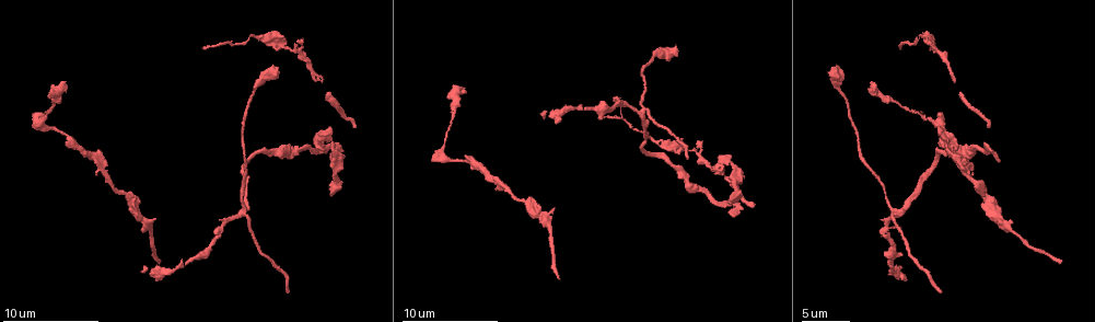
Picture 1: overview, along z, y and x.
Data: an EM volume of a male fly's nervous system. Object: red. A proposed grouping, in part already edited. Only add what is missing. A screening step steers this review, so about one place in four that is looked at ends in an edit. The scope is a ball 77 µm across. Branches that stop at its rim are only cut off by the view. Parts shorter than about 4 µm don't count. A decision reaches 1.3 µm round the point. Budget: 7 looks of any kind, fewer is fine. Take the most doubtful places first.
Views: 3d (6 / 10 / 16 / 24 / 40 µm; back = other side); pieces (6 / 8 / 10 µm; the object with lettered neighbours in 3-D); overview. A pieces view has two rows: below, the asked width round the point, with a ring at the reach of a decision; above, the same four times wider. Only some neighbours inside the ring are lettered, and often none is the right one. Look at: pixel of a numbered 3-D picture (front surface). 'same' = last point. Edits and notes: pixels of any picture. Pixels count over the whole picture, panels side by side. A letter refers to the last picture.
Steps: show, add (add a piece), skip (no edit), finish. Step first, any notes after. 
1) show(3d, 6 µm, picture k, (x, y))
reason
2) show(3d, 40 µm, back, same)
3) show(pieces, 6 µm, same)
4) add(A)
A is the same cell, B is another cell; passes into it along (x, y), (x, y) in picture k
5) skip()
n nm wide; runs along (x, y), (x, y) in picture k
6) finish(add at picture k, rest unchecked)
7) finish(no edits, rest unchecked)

show(3d, 10 µm, picture 1, (901, 48))

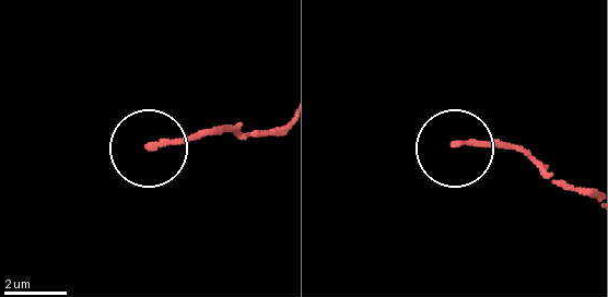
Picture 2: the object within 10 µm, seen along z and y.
show(pieces, 10 µm, picture 2, (149, 145))
see the neighbours

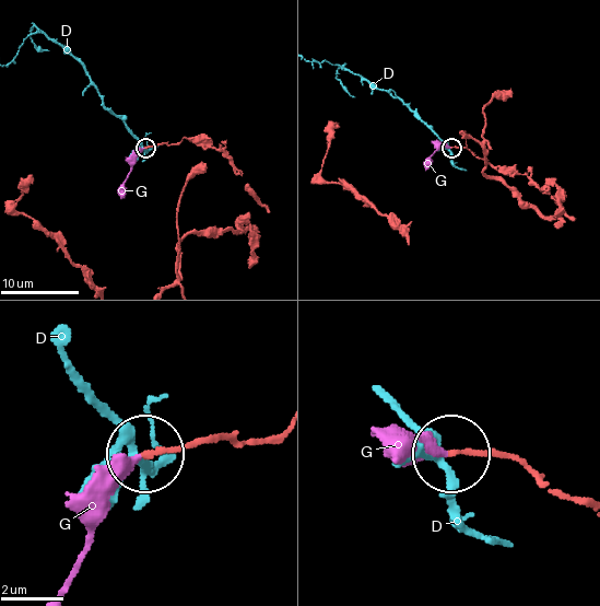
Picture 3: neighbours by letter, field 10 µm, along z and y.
add(G)
150 nm wide; G is the same cell, D is another cell; passes into it along (222, 441), (141, 454), (70, 582) in picture 3; it goes on there

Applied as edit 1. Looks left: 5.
show(pieces, 10 µm, picture 1, (146, 267))
free end

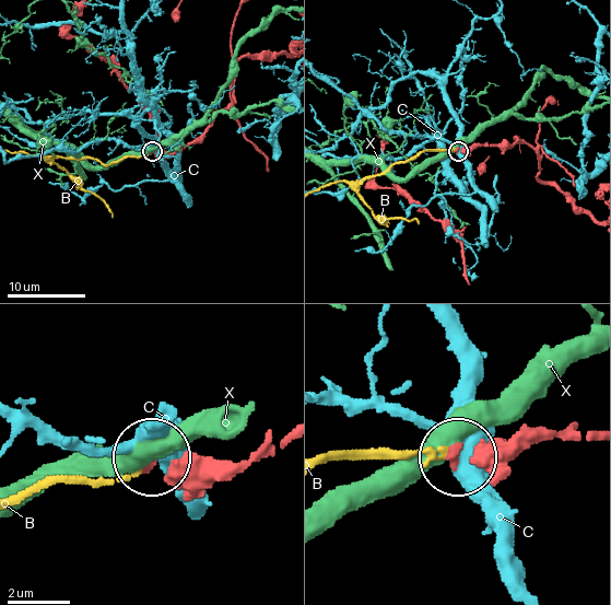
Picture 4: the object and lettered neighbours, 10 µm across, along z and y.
add(B)
B is the same cell, C and X are other cells; passes into it along (222, 462), (53, 478), (21, 491) in picture 4; it goes on there

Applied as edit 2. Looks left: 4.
show(overview)

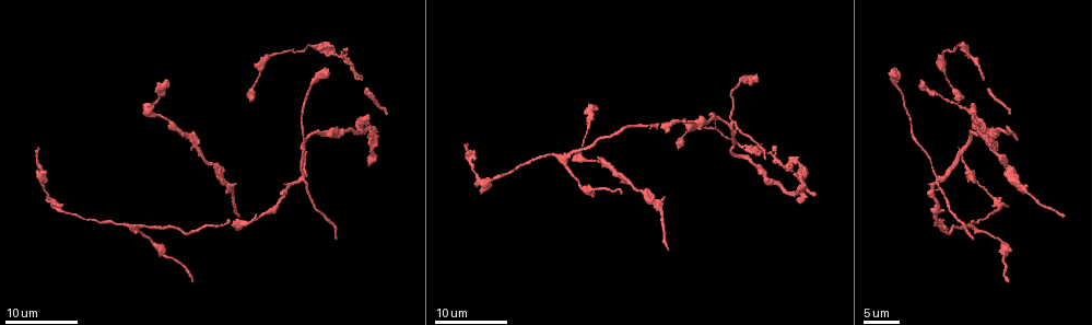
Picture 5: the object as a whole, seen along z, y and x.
show(3d, 16 µm, picture 5, (39, 150))

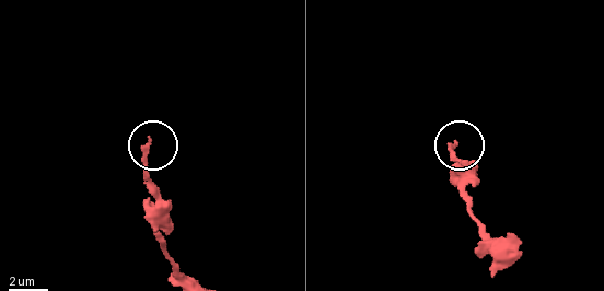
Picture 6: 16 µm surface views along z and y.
show(pieces, 6 µm, picture 6, (453, 144))

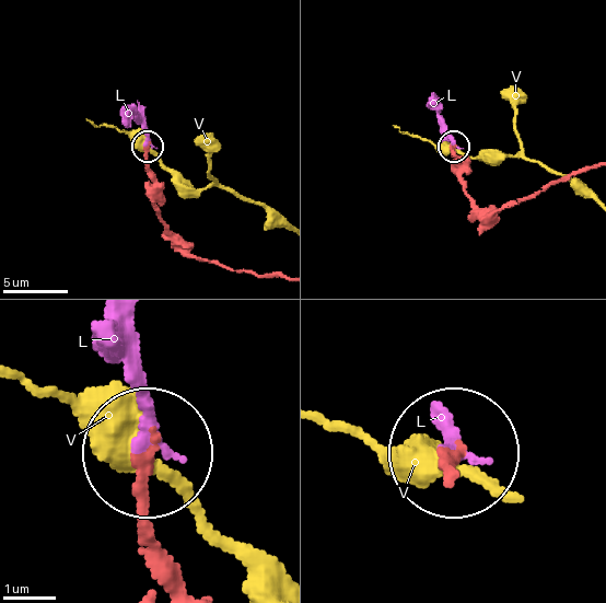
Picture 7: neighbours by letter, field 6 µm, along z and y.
skip()
150 nm wide; L and V are other cells; runs along (580, 172), (507, 203), (490, 215), (468, 195), (454, 147) in picture 7; no lettered piece goes on from it

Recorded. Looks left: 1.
finish(add at picture 3, add at picture 4, rest unchecked)

